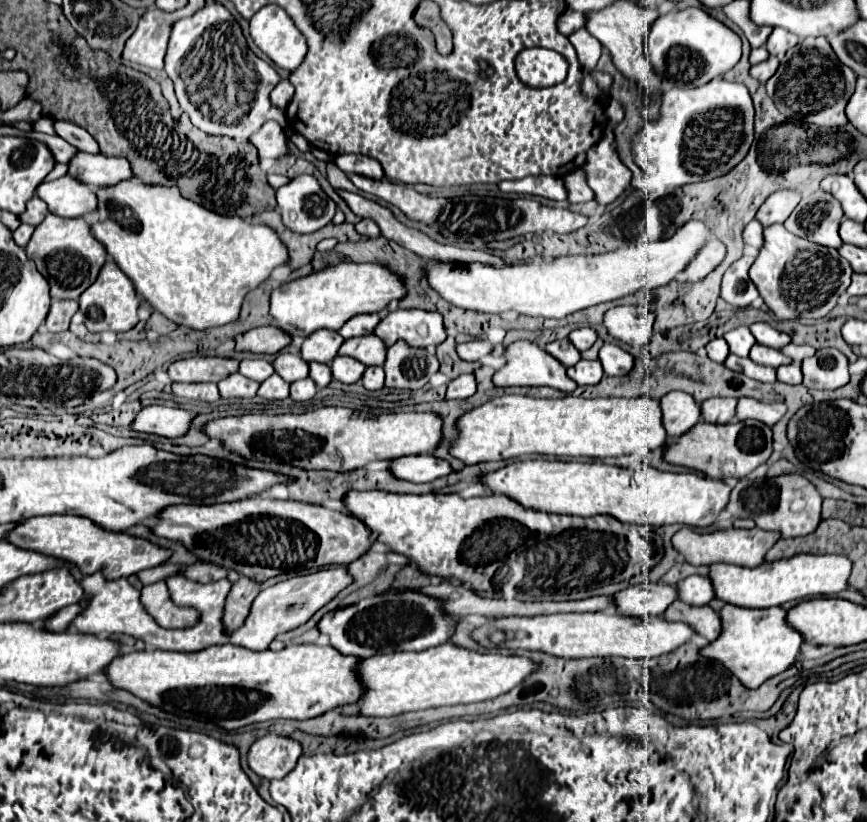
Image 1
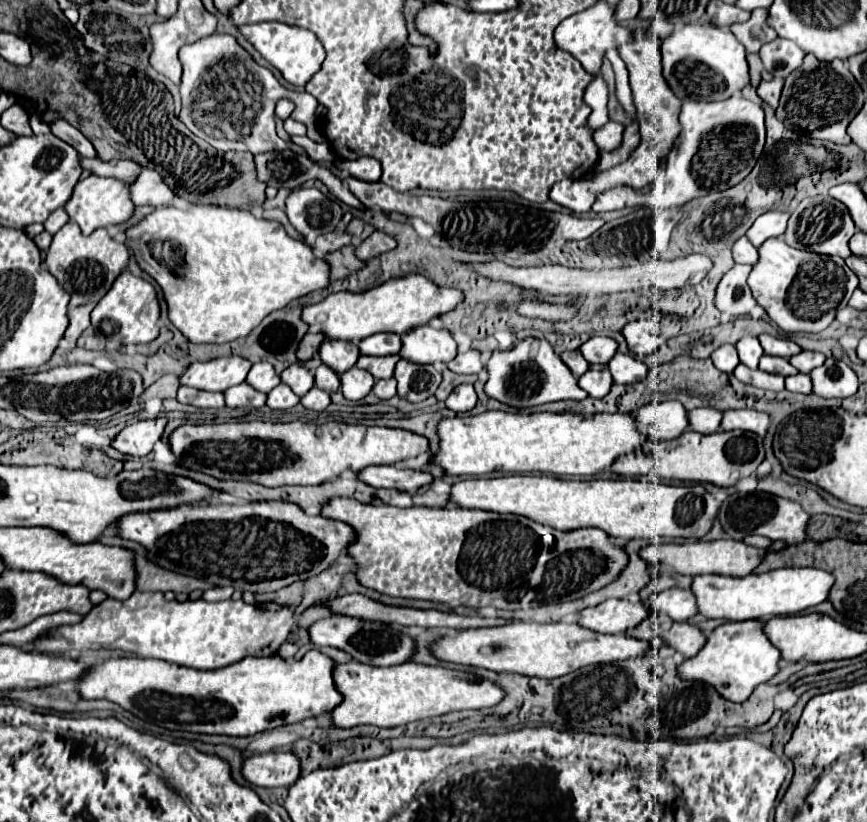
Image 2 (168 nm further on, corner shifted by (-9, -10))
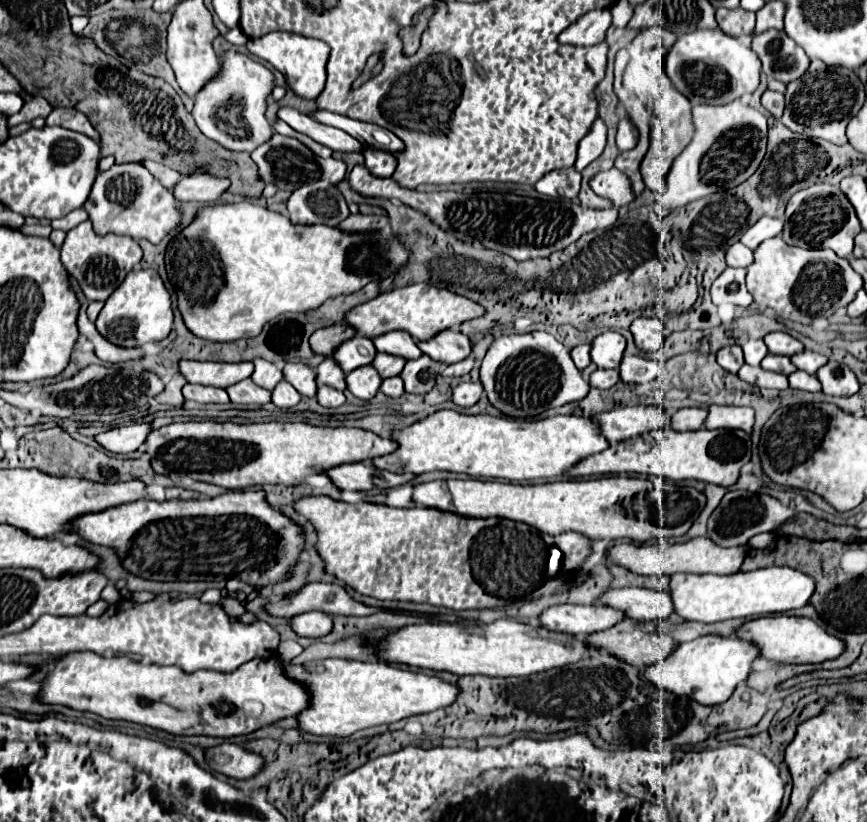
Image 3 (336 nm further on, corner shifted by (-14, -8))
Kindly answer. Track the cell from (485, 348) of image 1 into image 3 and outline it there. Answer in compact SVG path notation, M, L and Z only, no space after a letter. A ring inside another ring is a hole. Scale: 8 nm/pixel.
M468 357L468 359L464 359L464 361L458 361L458 363L452 363L452 365L446 365L444 371L442 371L442 375L444 375L444 377L460 377L460 375L470 373L472 367L474 367L474 359Z

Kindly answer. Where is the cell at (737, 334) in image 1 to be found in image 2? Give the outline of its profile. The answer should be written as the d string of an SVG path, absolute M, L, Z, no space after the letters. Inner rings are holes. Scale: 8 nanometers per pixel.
M743 337L737 341L737 351L739 351L739 359L741 363L745 363L751 369L757 369L761 355L765 353L763 347L759 345L757 337Z

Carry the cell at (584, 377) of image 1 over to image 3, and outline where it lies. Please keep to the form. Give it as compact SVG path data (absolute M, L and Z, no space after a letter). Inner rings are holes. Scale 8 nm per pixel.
M596 369L590 375L590 385L596 389L610 389L618 381L620 381L620 377L618 377L616 369Z

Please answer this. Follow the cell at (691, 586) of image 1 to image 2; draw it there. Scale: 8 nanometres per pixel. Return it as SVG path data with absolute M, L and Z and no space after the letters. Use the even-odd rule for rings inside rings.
M665 589L649 599L649 605L657 613L667 613L673 621L687 621L699 611L695 607L695 595L691 589Z

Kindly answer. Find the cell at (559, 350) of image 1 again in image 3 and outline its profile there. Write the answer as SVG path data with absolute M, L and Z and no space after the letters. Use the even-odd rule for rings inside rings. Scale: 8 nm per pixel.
M578 345L572 349L572 359L576 367L582 371L584 367L590 365L590 345Z

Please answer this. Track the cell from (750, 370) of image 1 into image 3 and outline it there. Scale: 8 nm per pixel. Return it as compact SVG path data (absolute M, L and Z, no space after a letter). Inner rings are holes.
M742 365L738 371L738 377L744 379L750 385L756 387L766 387L766 389L788 389L788 379L782 373L772 373L762 367L752 367L752 365Z

